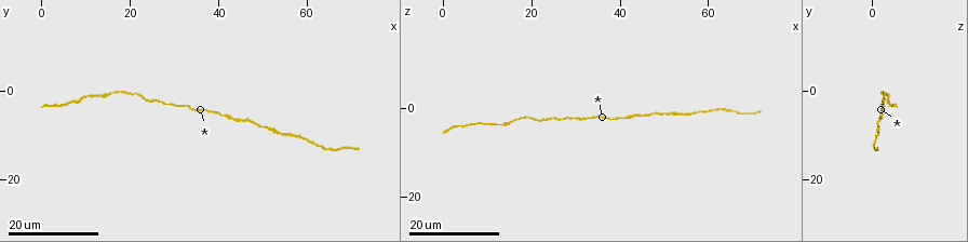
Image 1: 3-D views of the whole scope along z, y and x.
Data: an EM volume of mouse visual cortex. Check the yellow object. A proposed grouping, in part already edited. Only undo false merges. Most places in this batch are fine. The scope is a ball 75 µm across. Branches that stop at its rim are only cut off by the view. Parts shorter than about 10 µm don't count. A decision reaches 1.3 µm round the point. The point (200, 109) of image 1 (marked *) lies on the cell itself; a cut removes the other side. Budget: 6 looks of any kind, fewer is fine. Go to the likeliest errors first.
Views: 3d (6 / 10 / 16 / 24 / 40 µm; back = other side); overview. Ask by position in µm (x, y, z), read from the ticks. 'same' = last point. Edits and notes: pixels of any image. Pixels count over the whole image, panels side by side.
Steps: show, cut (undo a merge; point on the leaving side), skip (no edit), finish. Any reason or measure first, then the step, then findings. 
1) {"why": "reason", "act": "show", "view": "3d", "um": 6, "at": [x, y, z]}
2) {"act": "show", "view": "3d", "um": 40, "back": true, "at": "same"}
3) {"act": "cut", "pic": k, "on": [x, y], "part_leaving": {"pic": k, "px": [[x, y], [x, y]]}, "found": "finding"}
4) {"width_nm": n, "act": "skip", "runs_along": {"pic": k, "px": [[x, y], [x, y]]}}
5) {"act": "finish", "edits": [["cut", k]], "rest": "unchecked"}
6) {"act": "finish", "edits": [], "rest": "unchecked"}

{"act": "show", "view": "3d", "um": 24, "at": [51.5, 8.0, 1.0]}

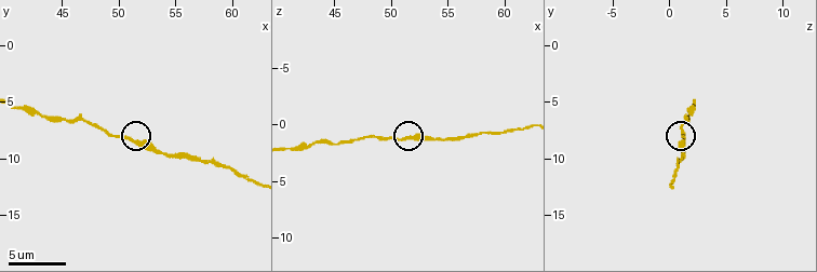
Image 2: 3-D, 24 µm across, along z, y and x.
{"act": "show", "view": "3d", "um": 10, "at": [51.2, 8.6, 1.2]}

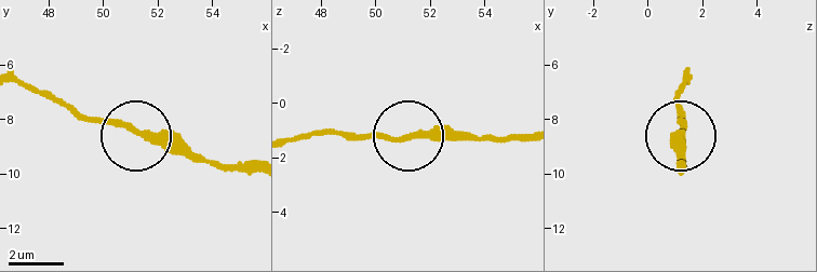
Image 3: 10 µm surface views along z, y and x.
{"width_nm": 220, "act": "skip", "found": "one cell here"}

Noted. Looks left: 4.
{"act": "show", "view": "3d", "um": 24, "at": [9.5, 1.5, 3.5]}

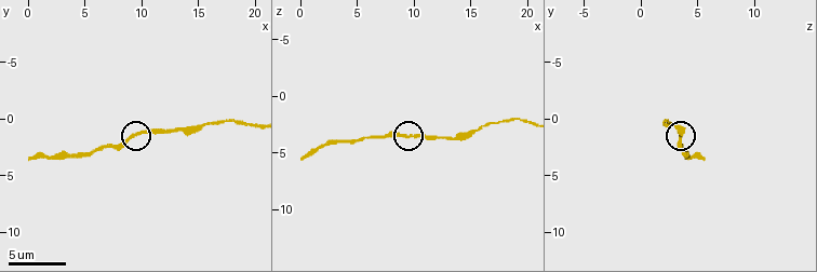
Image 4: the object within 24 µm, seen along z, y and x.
{"act": "show", "view": "3d", "um": 10, "at": [9.4, 1.4, 3.6]}

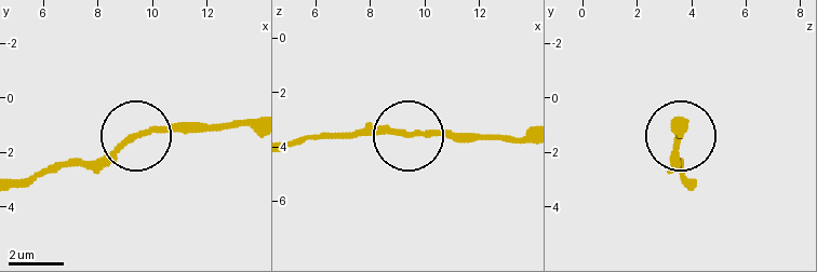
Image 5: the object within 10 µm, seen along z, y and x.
{"why": "from behind", "act": "show", "view": "3d", "um": 10, "back": true, "at": [9.4, 1.3, 3.5]}

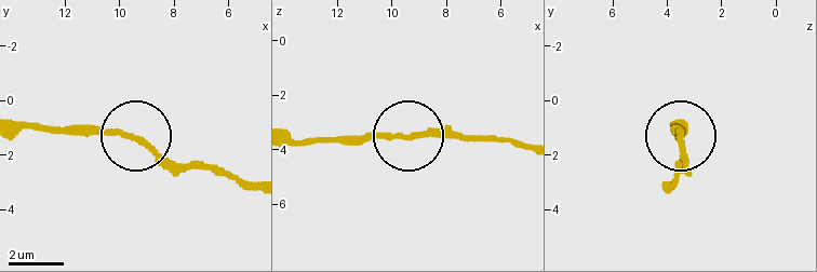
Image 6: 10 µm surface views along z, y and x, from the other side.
{"act": "skip", "runs_along": {"pic": 6, "px": [[294, 139], [467, 134]]}, "found": "continuous, no second cell"}

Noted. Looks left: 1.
{"why": "sudden change in width", "act": "show", "view": "3d", "um": 10, "at": [43.0, 6.2, 2.0]}

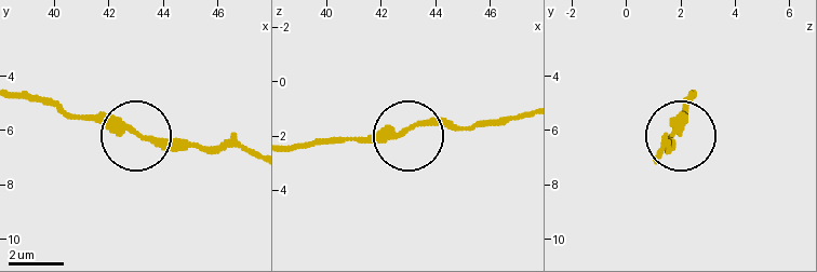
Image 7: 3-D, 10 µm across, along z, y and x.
{"width_nm": 260, "act": "skip", "runs_along": {"pic": 7, "px": [[17, 96], [80, 117], [108, 117], [150, 137], [224, 145]]}, "found": "one cell here"}

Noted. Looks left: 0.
{"act": "finish", "edits": [], "rest": "unchecked"}

